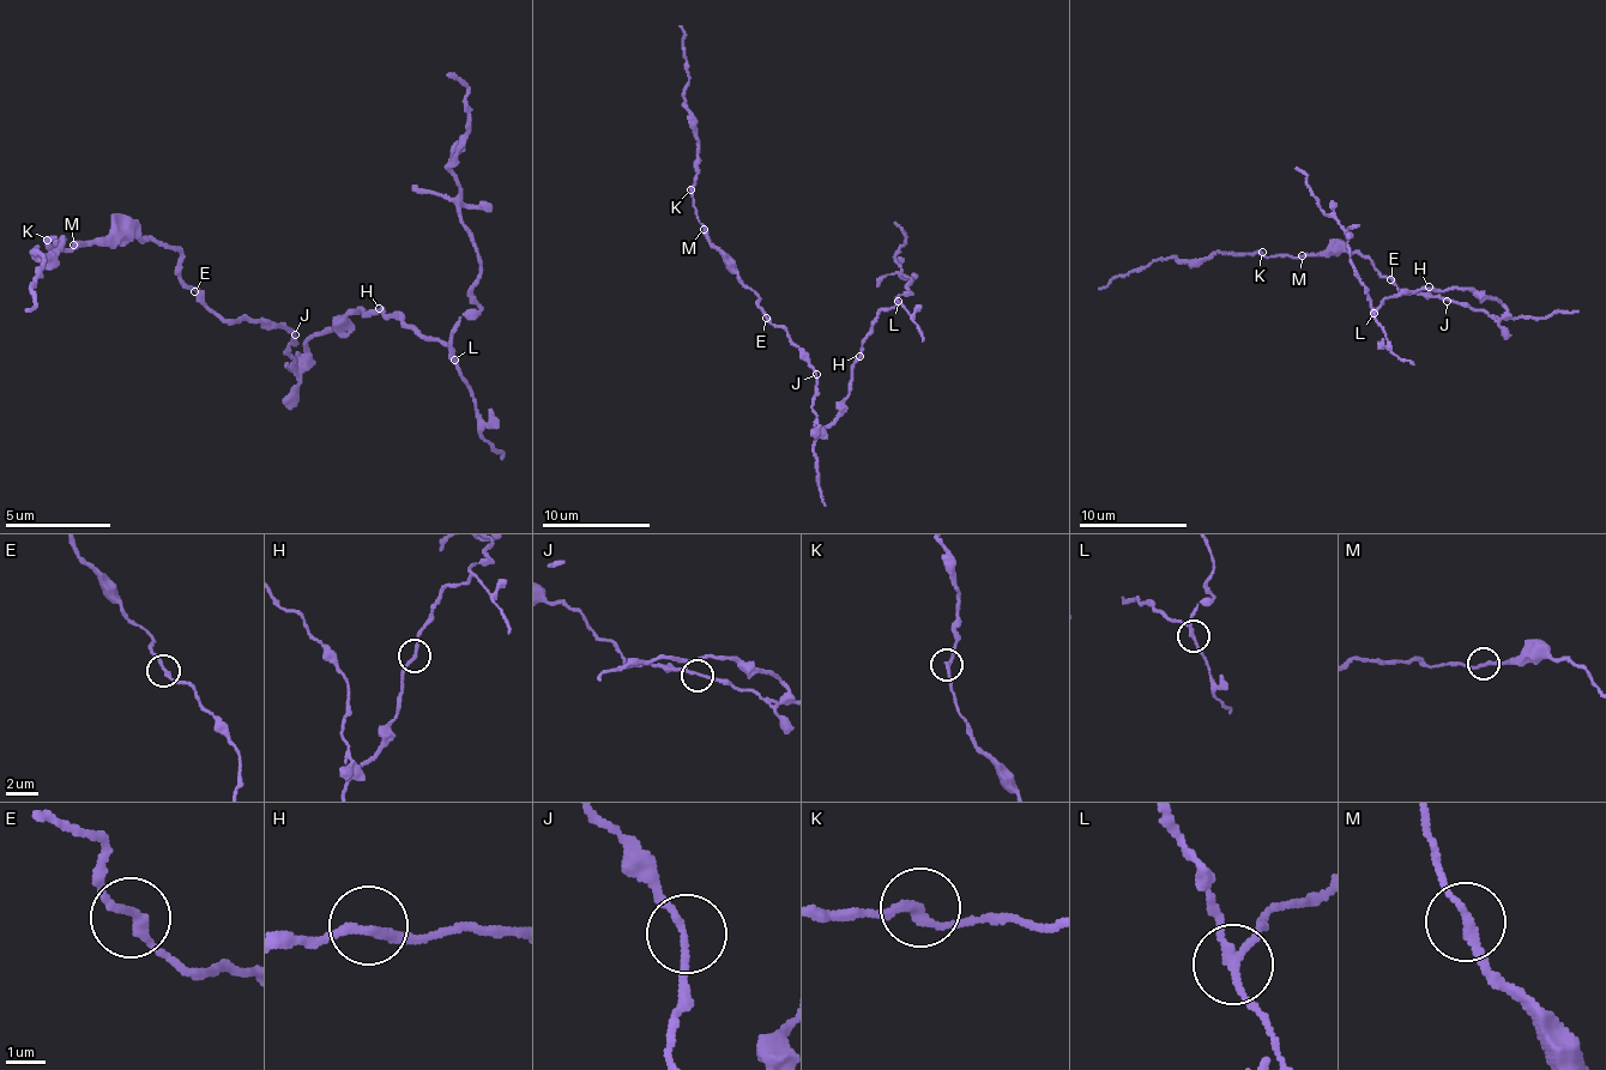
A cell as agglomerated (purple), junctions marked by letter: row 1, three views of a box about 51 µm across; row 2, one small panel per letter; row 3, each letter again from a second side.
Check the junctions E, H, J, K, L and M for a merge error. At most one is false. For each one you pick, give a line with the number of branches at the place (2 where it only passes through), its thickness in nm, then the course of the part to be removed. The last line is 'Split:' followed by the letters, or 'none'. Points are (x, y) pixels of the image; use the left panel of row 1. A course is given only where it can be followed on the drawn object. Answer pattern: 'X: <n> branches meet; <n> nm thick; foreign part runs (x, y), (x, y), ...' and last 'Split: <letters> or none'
L: 3 branches meet; 170 nm thick; foreign part runs (453, 361), (453, 324), (469, 308), (480, 249), (447, 165), (469, 128), (469, 91), (447, 76)
Split: L

